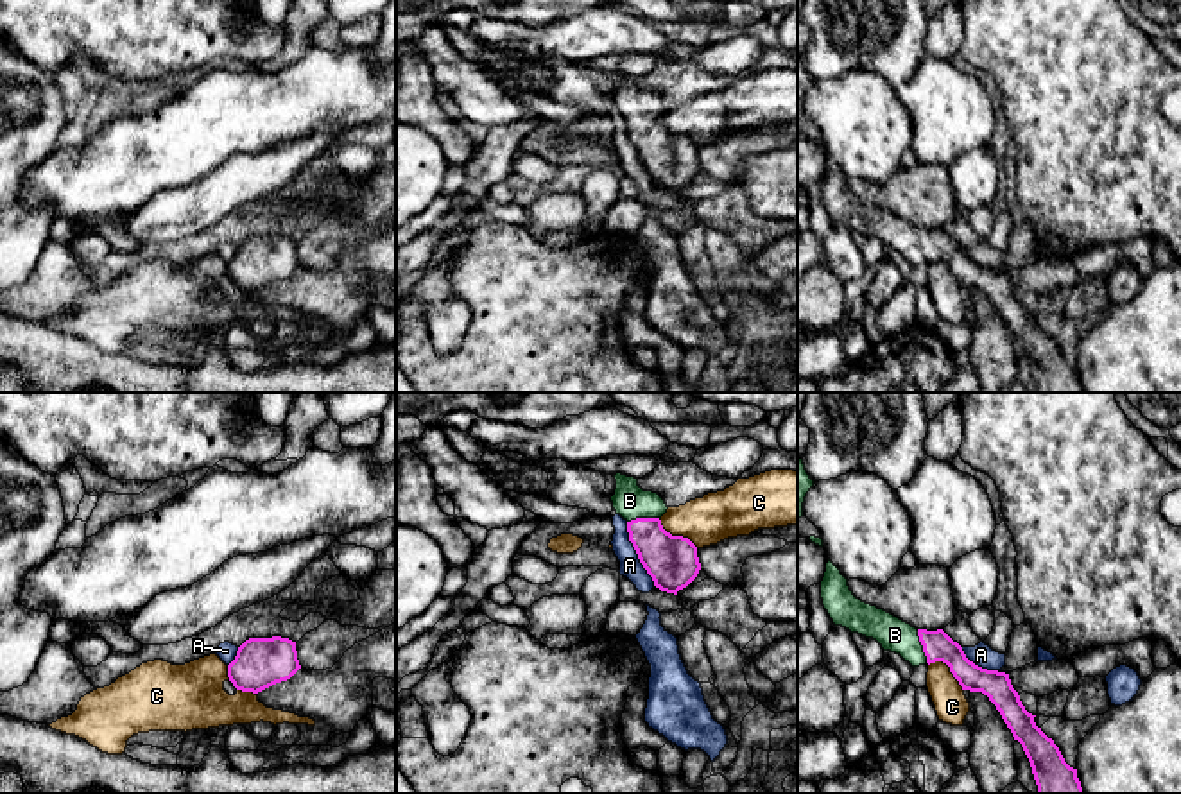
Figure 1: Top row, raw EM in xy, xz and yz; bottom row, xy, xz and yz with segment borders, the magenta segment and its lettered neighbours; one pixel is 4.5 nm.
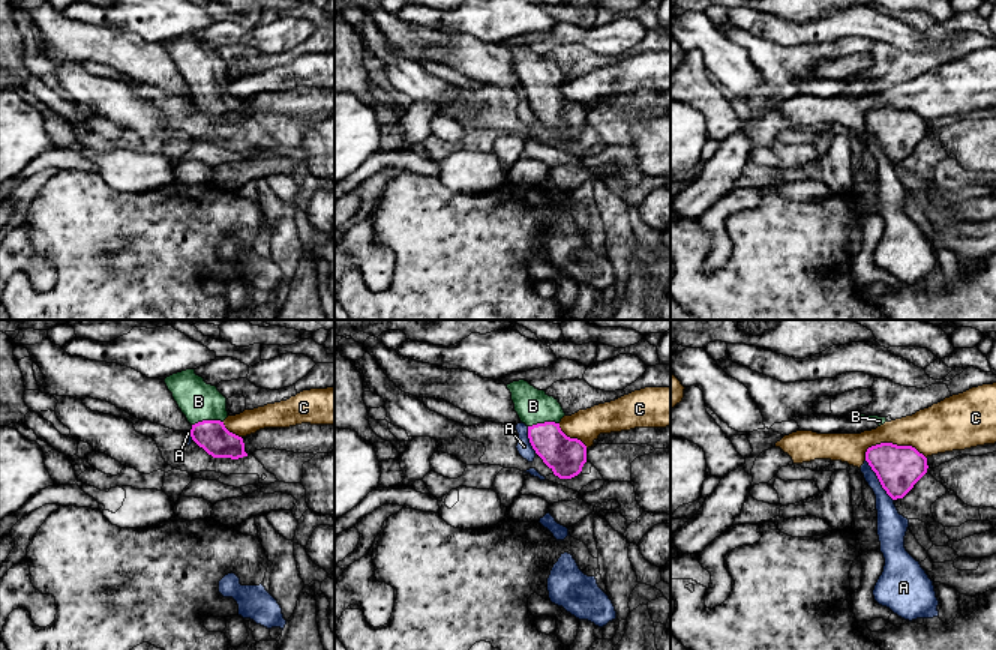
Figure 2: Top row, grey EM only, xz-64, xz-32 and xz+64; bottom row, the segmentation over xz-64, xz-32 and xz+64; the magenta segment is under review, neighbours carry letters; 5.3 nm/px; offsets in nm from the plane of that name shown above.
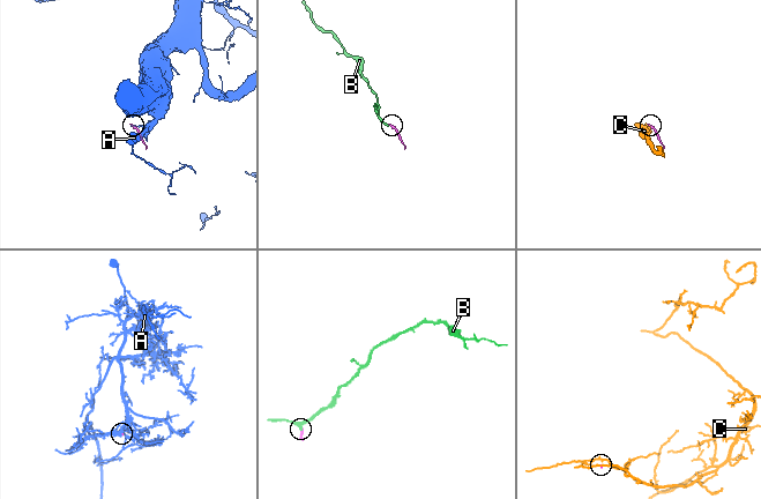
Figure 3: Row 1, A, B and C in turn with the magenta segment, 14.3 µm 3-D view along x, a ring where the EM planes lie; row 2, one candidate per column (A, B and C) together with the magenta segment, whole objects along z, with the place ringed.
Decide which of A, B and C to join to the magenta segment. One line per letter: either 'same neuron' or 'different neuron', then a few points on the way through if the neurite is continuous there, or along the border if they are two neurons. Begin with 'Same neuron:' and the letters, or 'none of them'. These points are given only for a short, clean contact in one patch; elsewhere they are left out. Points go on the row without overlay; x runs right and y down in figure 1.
Same neuron: B
A: different neuron; border along xz (626, 120), (637, 156), (655, 183)
B: same neuron; runs through yz (938, 244), (922, 242), (911, 242), (895, 233)
C: different neuron; border along xz (658, 117), (667, 129), (687, 135), (698, 146)

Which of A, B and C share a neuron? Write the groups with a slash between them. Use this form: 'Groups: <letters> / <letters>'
Groups: A / B / C

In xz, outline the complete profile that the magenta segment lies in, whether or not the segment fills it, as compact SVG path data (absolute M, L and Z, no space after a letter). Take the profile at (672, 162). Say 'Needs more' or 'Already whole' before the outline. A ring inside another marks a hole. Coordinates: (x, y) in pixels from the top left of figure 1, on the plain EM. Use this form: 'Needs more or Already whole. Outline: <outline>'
Needs more. Outline: M613 75L613 108L627 120L629 140L640 161L656 186L677 194L701 168L697 145L688 136L672 134L663 127L659 117L668 106L658 91L643 90L634 75Z

